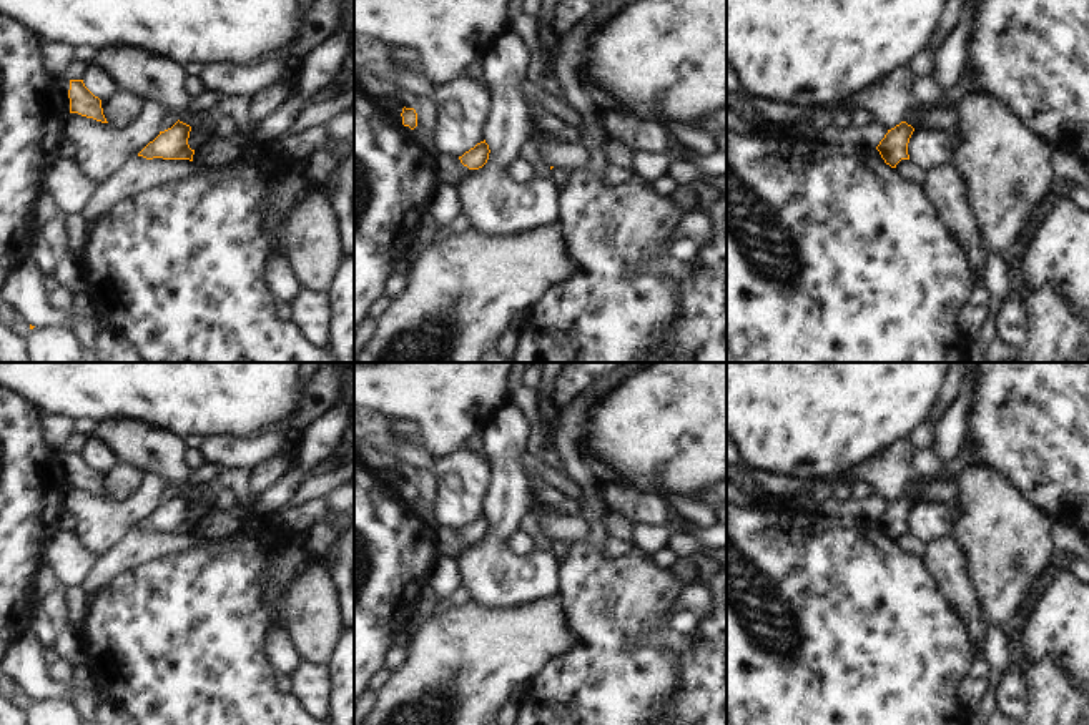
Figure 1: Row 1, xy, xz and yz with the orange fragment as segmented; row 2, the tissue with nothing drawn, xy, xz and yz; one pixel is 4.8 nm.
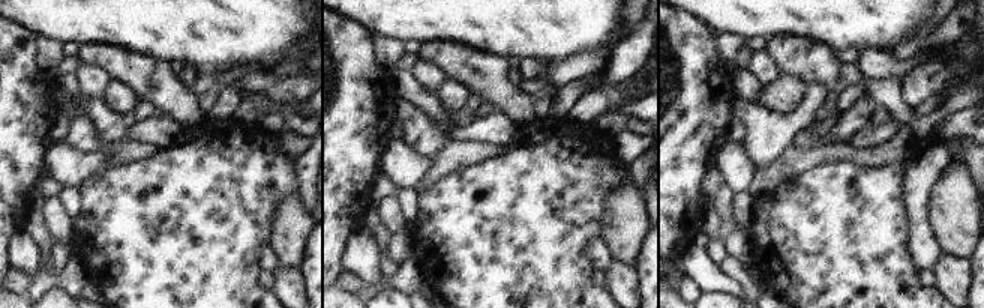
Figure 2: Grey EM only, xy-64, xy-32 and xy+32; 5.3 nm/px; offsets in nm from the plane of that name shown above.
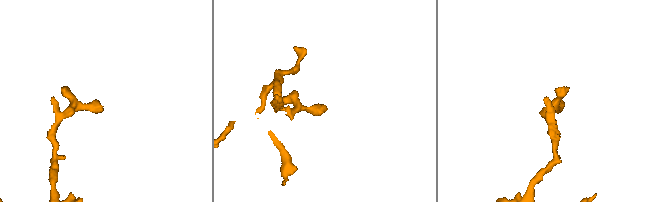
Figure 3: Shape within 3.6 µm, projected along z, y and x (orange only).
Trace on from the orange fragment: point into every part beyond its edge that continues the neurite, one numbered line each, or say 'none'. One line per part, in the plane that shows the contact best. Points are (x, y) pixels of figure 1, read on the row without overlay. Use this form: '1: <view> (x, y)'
none.

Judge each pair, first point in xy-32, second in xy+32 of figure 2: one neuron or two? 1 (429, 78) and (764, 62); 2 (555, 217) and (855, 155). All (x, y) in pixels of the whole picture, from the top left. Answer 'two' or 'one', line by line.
1: one
2: two

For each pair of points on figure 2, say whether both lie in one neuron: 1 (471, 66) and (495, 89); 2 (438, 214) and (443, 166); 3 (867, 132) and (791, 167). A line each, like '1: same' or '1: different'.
1: same
2: different
3: different

